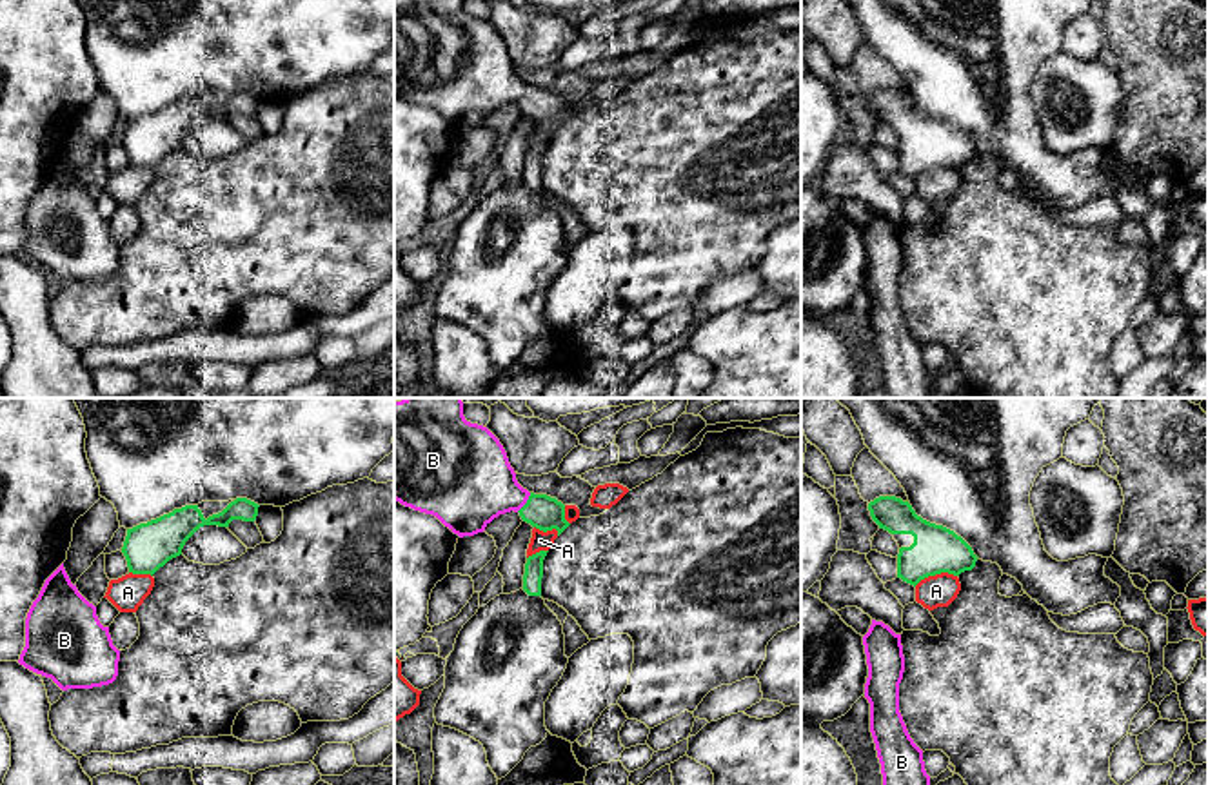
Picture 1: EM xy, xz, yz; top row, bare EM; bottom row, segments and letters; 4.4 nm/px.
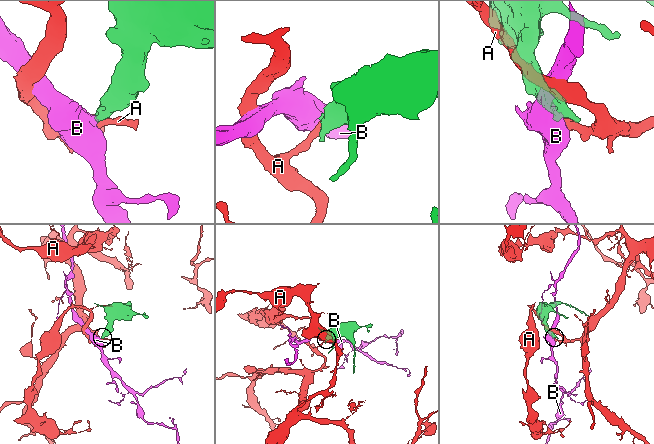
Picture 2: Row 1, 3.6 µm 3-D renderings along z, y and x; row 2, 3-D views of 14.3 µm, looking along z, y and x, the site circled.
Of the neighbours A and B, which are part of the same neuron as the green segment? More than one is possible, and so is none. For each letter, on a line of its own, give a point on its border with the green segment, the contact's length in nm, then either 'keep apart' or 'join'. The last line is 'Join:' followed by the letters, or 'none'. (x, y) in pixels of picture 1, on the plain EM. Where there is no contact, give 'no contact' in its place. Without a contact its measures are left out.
A: yz (934, 168) | 200 nm | keep apart
B: xz (527, 95) | 110 nm | join
Join: B

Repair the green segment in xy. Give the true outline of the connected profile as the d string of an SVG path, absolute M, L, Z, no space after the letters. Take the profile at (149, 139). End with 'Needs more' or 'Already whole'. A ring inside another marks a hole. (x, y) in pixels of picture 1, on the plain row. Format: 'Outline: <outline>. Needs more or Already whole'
Outline: M236 91L222 105L203 111L198 98L174 102L147 116L127 122L122 145L129 165L154 167L169 153L182 147L185 134L203 118L229 120L233 113L254 114L258 96Z. Already whole

